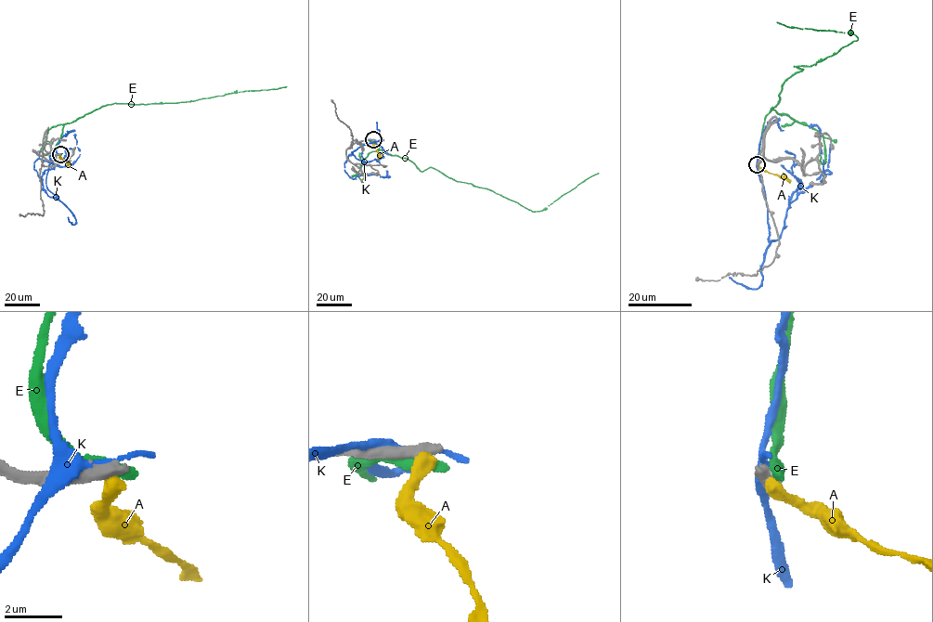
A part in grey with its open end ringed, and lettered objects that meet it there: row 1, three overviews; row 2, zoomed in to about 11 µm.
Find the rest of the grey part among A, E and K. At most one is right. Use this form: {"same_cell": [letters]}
{"same_cell": []}

